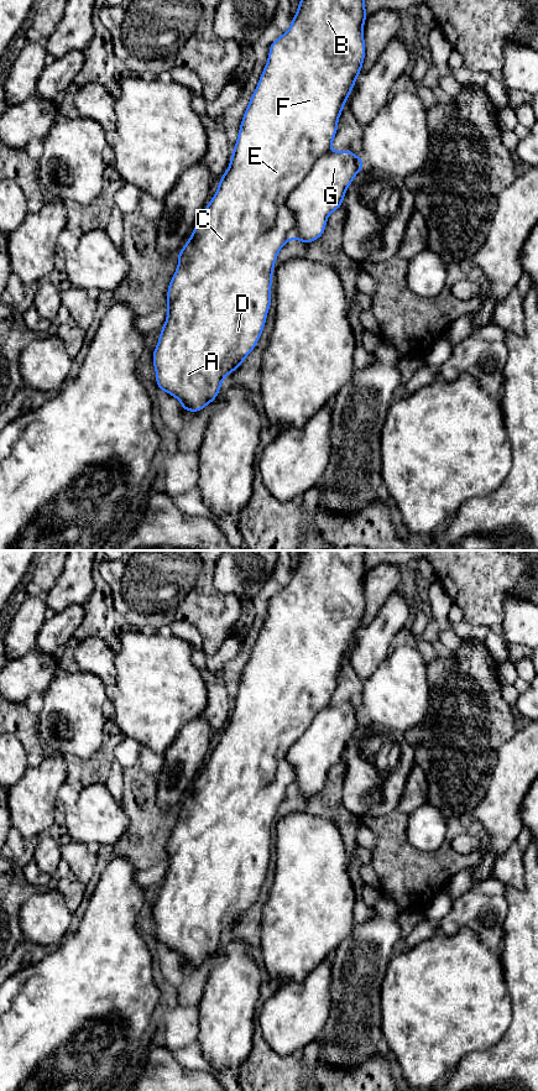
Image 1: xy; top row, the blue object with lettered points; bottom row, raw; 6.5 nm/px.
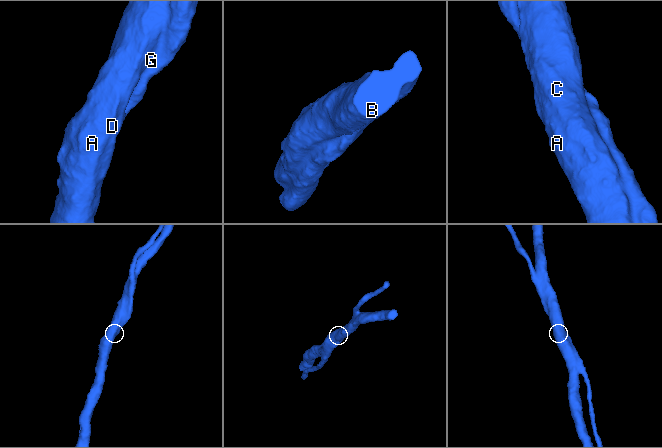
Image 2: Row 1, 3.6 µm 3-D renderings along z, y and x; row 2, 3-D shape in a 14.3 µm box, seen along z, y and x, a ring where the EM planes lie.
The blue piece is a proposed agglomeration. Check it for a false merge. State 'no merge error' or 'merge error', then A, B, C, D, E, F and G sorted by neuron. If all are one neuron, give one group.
merge error | A B C D E F / G

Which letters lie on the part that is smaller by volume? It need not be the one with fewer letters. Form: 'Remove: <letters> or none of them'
Remove: G

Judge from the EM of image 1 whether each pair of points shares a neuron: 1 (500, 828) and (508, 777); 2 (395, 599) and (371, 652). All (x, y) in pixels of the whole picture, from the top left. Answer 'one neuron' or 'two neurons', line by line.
1: one neuron
2: one neuron

